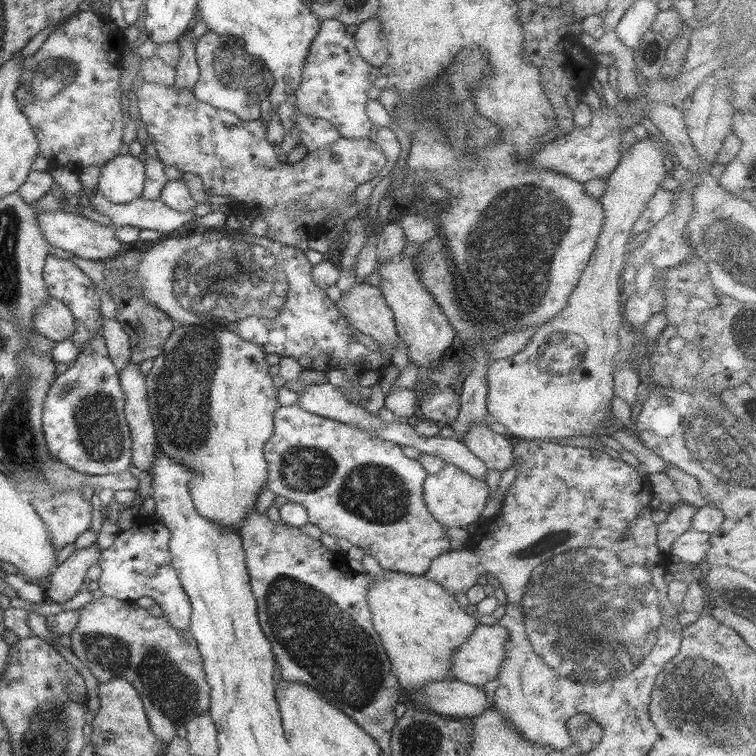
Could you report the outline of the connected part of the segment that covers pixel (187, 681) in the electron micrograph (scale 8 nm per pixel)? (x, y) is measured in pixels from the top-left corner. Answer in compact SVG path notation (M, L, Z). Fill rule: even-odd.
M111 596L92 599L78 610L78 614L76 628L71 632L72 652L90 669L99 683L126 679L132 684L142 699L150 728L166 746L176 737L176 730L180 726L186 726L190 720L209 712L210 685L192 633L178 633L178 629L174 629L164 615L152 616L135 601L122 601Z

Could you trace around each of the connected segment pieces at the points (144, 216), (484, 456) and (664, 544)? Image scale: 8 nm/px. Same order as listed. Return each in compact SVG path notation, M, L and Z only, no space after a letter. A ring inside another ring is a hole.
M101 193L86 201L96 212L108 216L115 227L135 226L140 230L158 230L165 235L195 218L194 210L178 212L160 199L136 198L126 204L114 204Z
M479 422L469 427L463 435L463 443L477 458L480 458L488 470L503 473L512 467L514 444L510 437L496 434L489 422Z
M679 503L679 507L670 511L663 523L657 524L657 545L661 551L671 552L672 542L691 529L693 516L698 509L694 505Z

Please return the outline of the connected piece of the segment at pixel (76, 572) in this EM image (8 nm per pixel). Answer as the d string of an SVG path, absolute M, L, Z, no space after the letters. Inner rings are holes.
M94 542L84 549L76 549L71 556L59 564L44 589L46 601L64 604L70 598L74 598L84 586L88 569L100 560L100 553L102 549Z

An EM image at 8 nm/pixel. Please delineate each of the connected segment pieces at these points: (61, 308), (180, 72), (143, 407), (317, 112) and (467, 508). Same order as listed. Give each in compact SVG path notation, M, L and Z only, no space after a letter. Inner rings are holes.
M50 297L34 313L34 330L57 343L70 338L74 327L72 312L58 299Z
M193 32L182 34L181 38L176 40L181 49L181 58L176 65L176 83L173 87L176 90L192 90L194 84L198 82L200 69L195 56L195 45L192 43Z
M132 360L119 373L125 397L125 418L133 442L131 464L141 470L142 475L151 470L157 452L156 432L147 402L146 379L140 364L134 364Z
M324 19L321 21L320 31L312 42L309 54L302 67L302 82L295 92L296 105L302 113L310 117L320 117L332 123L343 138L373 137L375 126L366 114L366 102L368 102L368 90L373 87L372 82L380 77L379 67L367 64L355 48L352 34L346 31L346 25L336 19Z
M447 464L437 474L428 475L424 481L423 490L428 511L445 529L447 527L466 529L478 521L486 502L489 501L488 492L490 492L485 480L476 479L452 464Z

